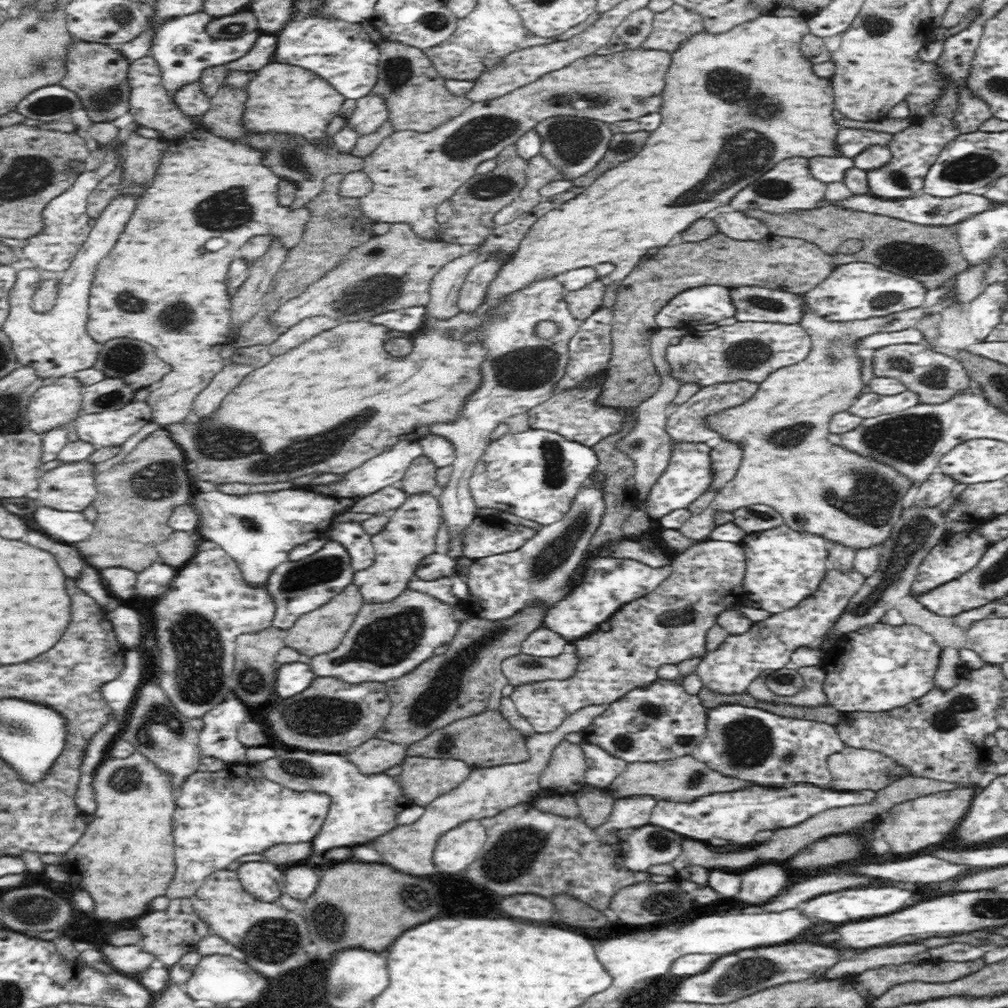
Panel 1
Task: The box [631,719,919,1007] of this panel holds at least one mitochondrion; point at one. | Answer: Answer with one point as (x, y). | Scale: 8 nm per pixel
(749, 973)

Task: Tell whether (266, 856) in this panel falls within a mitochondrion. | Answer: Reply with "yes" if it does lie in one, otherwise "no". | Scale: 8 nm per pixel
no

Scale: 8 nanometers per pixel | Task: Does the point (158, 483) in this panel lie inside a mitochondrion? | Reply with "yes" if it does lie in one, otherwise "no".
yes

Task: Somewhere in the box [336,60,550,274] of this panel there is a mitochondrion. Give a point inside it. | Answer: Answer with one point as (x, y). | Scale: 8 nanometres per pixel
(487, 130)

